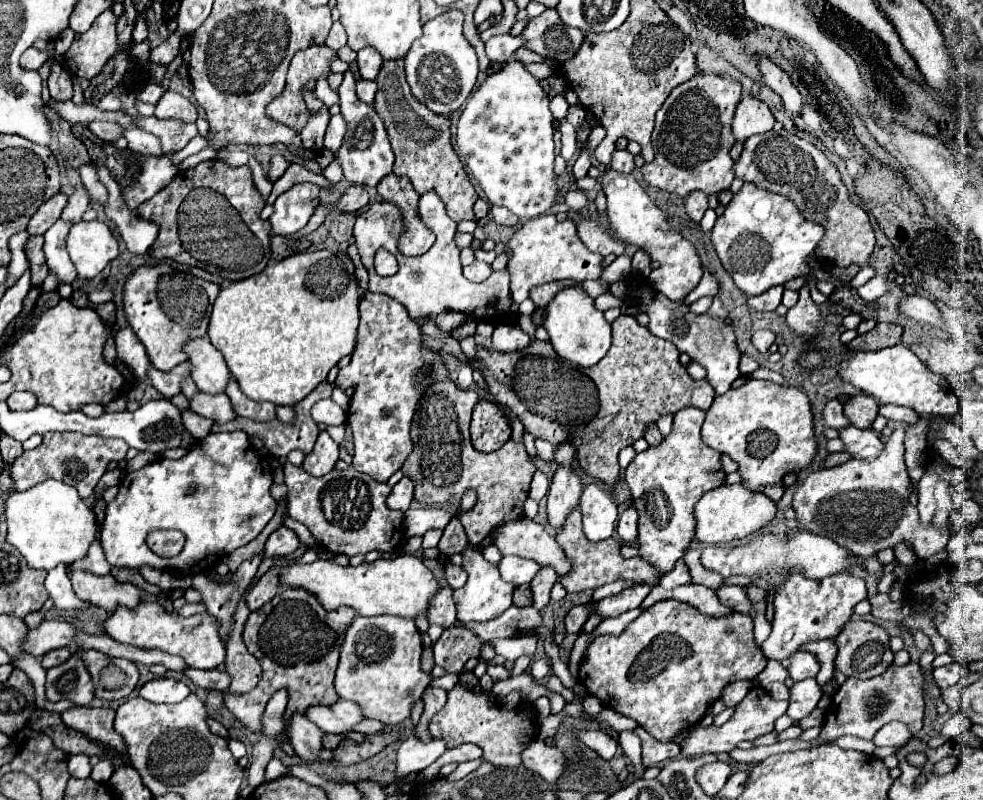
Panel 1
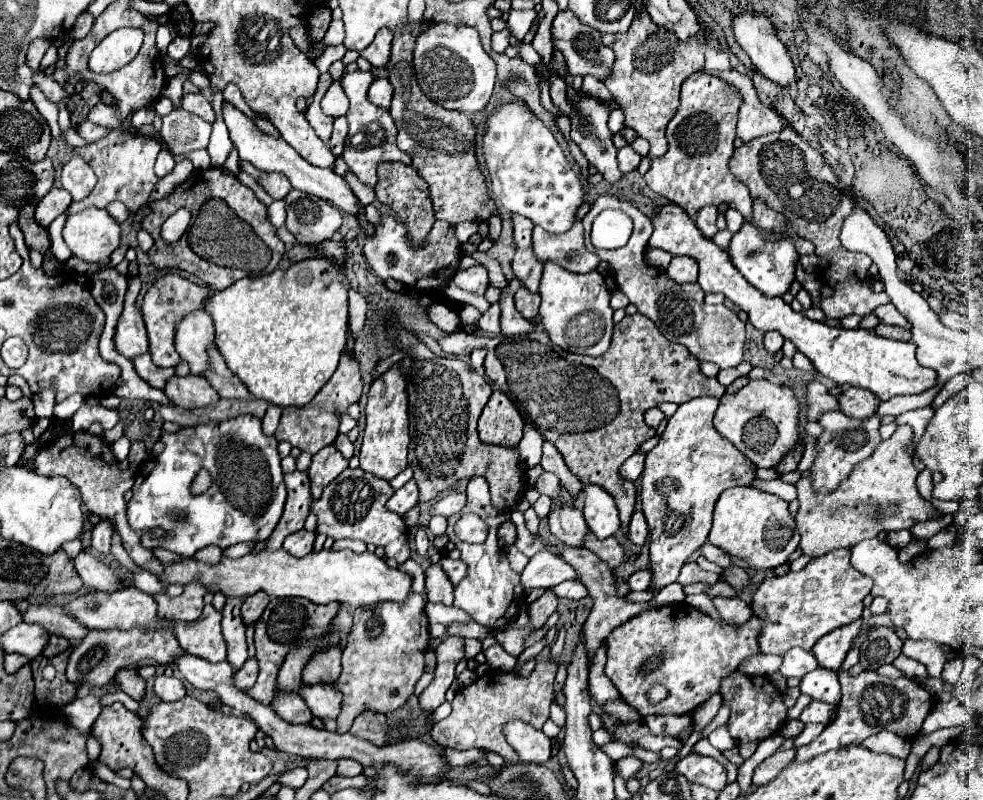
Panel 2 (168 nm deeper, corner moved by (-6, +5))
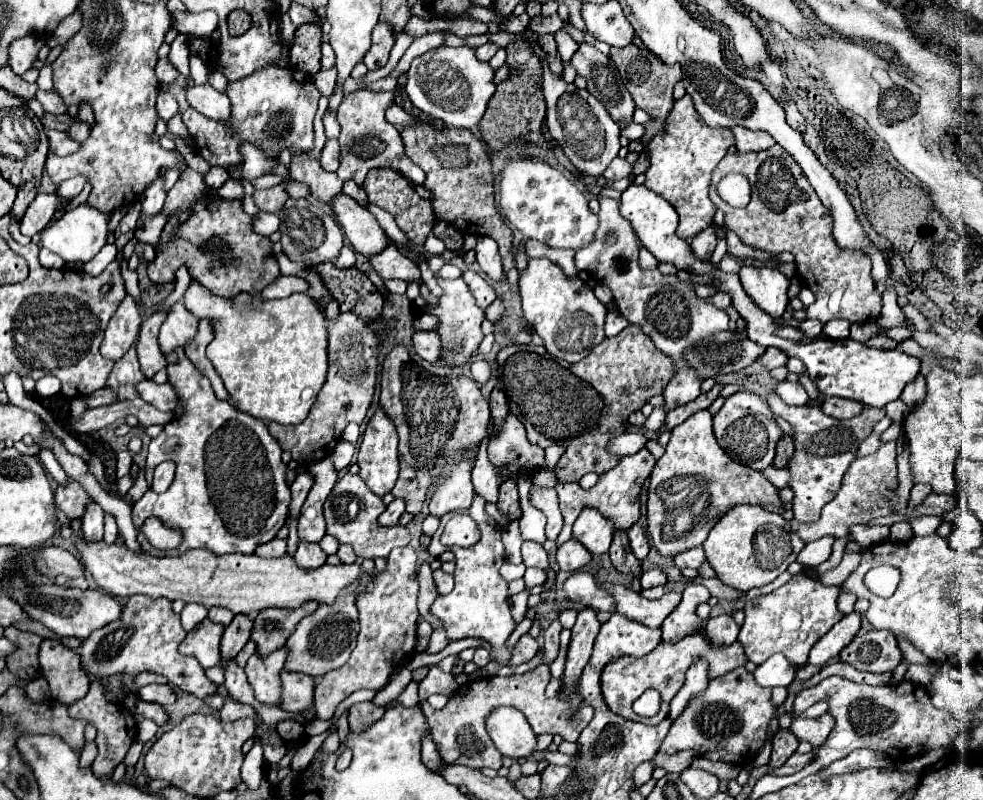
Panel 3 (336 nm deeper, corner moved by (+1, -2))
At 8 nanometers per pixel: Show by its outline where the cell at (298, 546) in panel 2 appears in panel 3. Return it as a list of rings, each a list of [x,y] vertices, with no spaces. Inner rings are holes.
[[[299,543],[295,561],[297,561],[297,565],[301,565],[305,569],[315,569],[327,561],[327,553],[323,553],[319,543]]]

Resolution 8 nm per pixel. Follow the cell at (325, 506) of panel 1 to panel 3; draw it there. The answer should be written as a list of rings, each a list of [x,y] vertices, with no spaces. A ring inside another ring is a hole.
[[[345,473],[333,487],[329,499],[325,501],[325,521],[327,521],[327,533],[335,535],[341,543],[347,543],[355,549],[357,557],[363,559],[377,559],[387,557],[391,549],[405,547],[409,543],[409,531],[401,525],[395,527],[381,527],[377,523],[379,513],[385,511],[385,505],[381,497],[373,495],[369,487],[359,479],[359,475]]]

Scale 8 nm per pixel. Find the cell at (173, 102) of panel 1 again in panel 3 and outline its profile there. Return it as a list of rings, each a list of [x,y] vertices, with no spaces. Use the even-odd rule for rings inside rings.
[[[263,67],[253,71],[249,77],[243,77],[239,81],[229,81],[225,89],[227,97],[231,99],[231,121],[213,121],[191,107],[181,115],[183,123],[187,125],[195,153],[199,153],[209,165],[229,167],[229,165],[241,165],[241,145],[255,143],[259,149],[265,151],[267,157],[275,157],[275,127],[277,133],[281,133],[283,147],[291,153],[309,151],[313,149],[313,117],[317,113],[317,101],[321,93],[311,83],[307,75],[303,75],[295,67]],[[275,91],[281,91],[275,97]]]

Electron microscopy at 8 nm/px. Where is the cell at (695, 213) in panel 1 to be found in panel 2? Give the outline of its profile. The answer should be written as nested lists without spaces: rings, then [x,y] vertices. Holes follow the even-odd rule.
[[[706,204],[704,208],[700,208],[700,212],[696,214],[696,226],[700,228],[700,232],[706,236],[706,238],[712,238],[714,232],[718,230],[716,228],[716,216],[718,216],[718,208],[712,206],[712,204]]]

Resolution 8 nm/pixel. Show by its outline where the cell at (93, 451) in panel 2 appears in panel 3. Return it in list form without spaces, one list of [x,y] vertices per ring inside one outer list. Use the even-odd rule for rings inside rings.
[[[69,479],[69,485],[67,487],[61,487],[57,489],[57,495],[55,495],[55,503],[57,507],[69,517],[69,519],[79,519],[83,515],[83,509],[85,505],[91,501],[91,497],[83,491],[83,487],[75,481]]]

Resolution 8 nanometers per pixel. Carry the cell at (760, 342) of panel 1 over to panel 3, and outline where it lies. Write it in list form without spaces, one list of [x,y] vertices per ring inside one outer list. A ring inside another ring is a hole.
[[[769,347],[769,349],[765,351],[765,355],[761,357],[761,363],[763,363],[769,371],[775,369],[775,367],[787,365],[787,361],[789,361],[789,357],[787,357],[781,349],[777,349],[777,347]]]

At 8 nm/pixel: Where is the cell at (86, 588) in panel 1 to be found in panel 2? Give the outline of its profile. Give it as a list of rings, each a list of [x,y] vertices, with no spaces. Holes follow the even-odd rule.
[[[80,552],[74,558],[74,566],[78,570],[78,576],[82,578],[84,586],[90,590],[100,592],[116,592],[122,588],[122,582],[112,574],[108,566],[104,566],[98,558],[94,558],[90,552]]]

